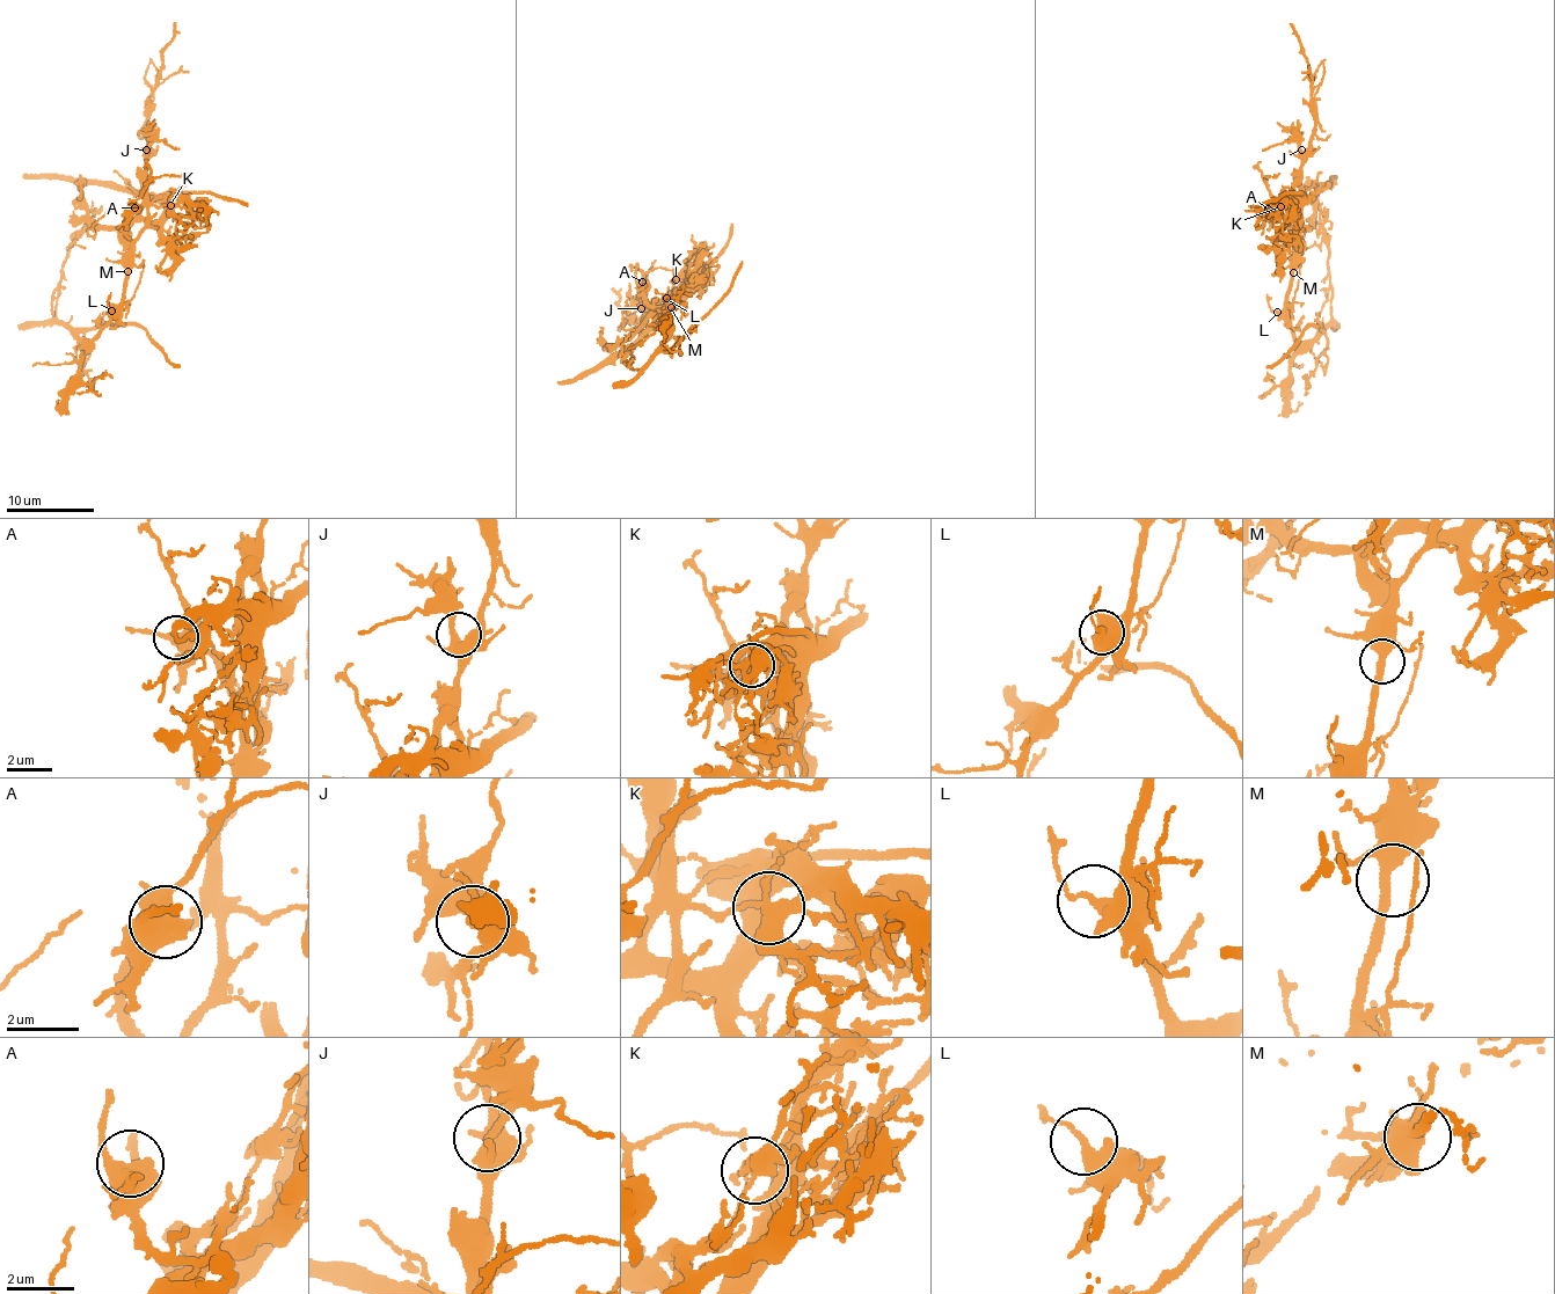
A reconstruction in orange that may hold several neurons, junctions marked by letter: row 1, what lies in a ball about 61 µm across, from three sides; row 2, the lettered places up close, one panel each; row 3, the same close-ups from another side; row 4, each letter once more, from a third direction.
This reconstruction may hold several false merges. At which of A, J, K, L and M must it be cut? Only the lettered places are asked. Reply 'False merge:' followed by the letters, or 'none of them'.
False merge: K

